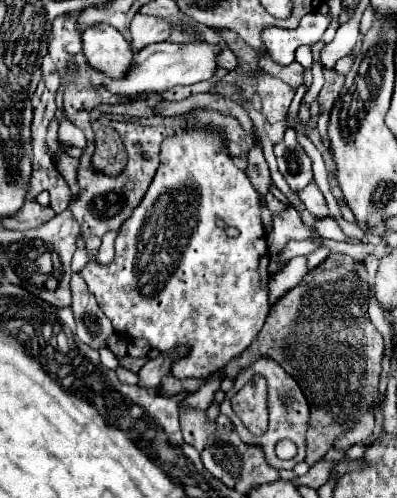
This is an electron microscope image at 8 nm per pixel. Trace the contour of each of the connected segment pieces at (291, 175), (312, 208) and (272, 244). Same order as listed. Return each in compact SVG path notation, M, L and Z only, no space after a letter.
M289 128L283 140L275 146L275 156L277 156L279 172L285 176L291 190L301 192L313 180L311 160L305 154L305 150L299 146L293 128Z
M311 182L301 194L299 198L303 200L303 204L307 206L307 210L317 216L317 218L323 218L323 216L329 216L329 210L327 210L327 204L325 204L325 198L321 194L321 190L315 186L315 182Z
M295 210L273 214L273 234L267 240L267 246L269 246L271 254L277 254L283 250L283 246L289 240L319 240L317 234L309 232L303 226L303 222Z

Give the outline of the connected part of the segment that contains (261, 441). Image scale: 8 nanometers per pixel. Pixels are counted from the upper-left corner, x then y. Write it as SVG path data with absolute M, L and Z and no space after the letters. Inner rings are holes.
M261 358L261 360L257 360L257 362L253 362L253 364L251 364L251 366L249 366L249 368L245 368L245 370L243 370L243 372L241 372L241 374L239 374L239 376L237 376L237 378L235 378L235 386L233 386L233 392L227 392L227 394L225 394L225 400L223 400L223 402L221 402L221 404L219 404L219 412L221 412L221 414L227 414L227 416L229 416L229 418L231 418L231 422L233 422L233 424L235 424L235 430L237 430L237 434L239 434L239 438L241 438L241 440L243 440L243 442L249 442L249 444L251 444L251 446L261 446L261 450L263 450L263 452L265 452L265 458L267 458L267 462L269 462L269 464L271 464L271 466L273 466L273 468L287 468L287 470L291 470L291 468L293 468L293 464L295 464L295 462L301 462L301 460L303 460L303 458L305 458L305 430L307 430L307 422L309 422L309 404L307 404L307 400L305 400L305 396L303 396L303 392L301 392L301 388L299 388L299 384L297 384L297 382L295 382L295 380L293 380L293 378L291 378L291 376L289 376L289 374L287 374L287 372L285 372L285 370L283 370L283 368L281 368L281 366L279 366L279 364L277 364L277 362L275 362L275 360L271 360L271 358ZM255 374L259 374L259 376L263 376L263 378L265 378L265 380L267 380L267 386L269 386L269 404L271 404L271 422L269 422L269 430L267 430L267 432L265 432L265 434L263 434L263 436L251 436L251 432L249 432L249 430L247 430L247 428L245 428L245 426L243 426L243 422L241 422L241 420L239 420L239 418L237 418L237 416L235 416L235 412L233 412L233 410L231 410L231 404L229 404L229 398L231 398L231 394L233 394L233 392L235 392L235 388L237 388L237 390L241 390L241 388L243 388L243 386L245 386L245 382L249 382L249 380L251 380L251 378L253 378L253 376L255 376ZM283 438L287 438L287 440L291 440L291 442L295 442L295 446L297 446L297 456L295 456L295 458L291 458L291 460L279 460L279 458L277 458L277 456L275 456L275 444L277 444L277 442L279 442L279 440L283 440Z

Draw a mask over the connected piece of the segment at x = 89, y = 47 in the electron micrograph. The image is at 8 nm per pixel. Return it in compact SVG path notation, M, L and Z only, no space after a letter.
M99 22L83 30L83 52L87 62L111 78L121 78L133 62L129 42L113 26Z

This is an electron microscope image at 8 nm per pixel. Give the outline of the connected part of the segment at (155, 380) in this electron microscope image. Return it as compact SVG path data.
M159 356L157 360L149 360L149 362L137 372L137 376L139 376L139 386L141 386L141 388L147 388L147 390L157 388L157 386L161 384L161 378L163 378L165 374L169 374L169 370L171 370L171 364L169 364L169 362L171 362L169 356Z

